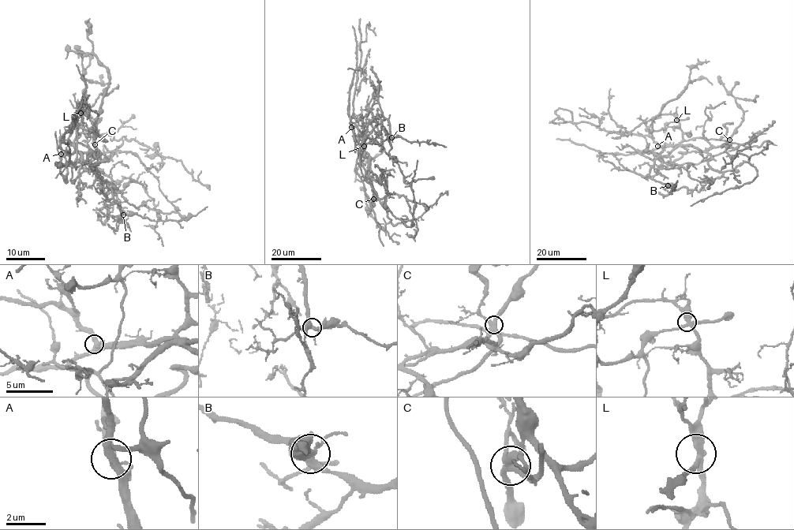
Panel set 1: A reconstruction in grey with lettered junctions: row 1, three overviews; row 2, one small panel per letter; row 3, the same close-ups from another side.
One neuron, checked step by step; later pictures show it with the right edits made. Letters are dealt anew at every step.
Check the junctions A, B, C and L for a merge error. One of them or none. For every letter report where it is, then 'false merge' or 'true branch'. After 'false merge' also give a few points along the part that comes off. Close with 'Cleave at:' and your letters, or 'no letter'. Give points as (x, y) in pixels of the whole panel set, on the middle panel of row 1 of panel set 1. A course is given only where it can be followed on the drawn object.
A: at (351, 127); true branch
B: at (391, 137); true branch
C: at (373, 199); true branch
L: at (364, 146); true branch
Cleave at: no letter

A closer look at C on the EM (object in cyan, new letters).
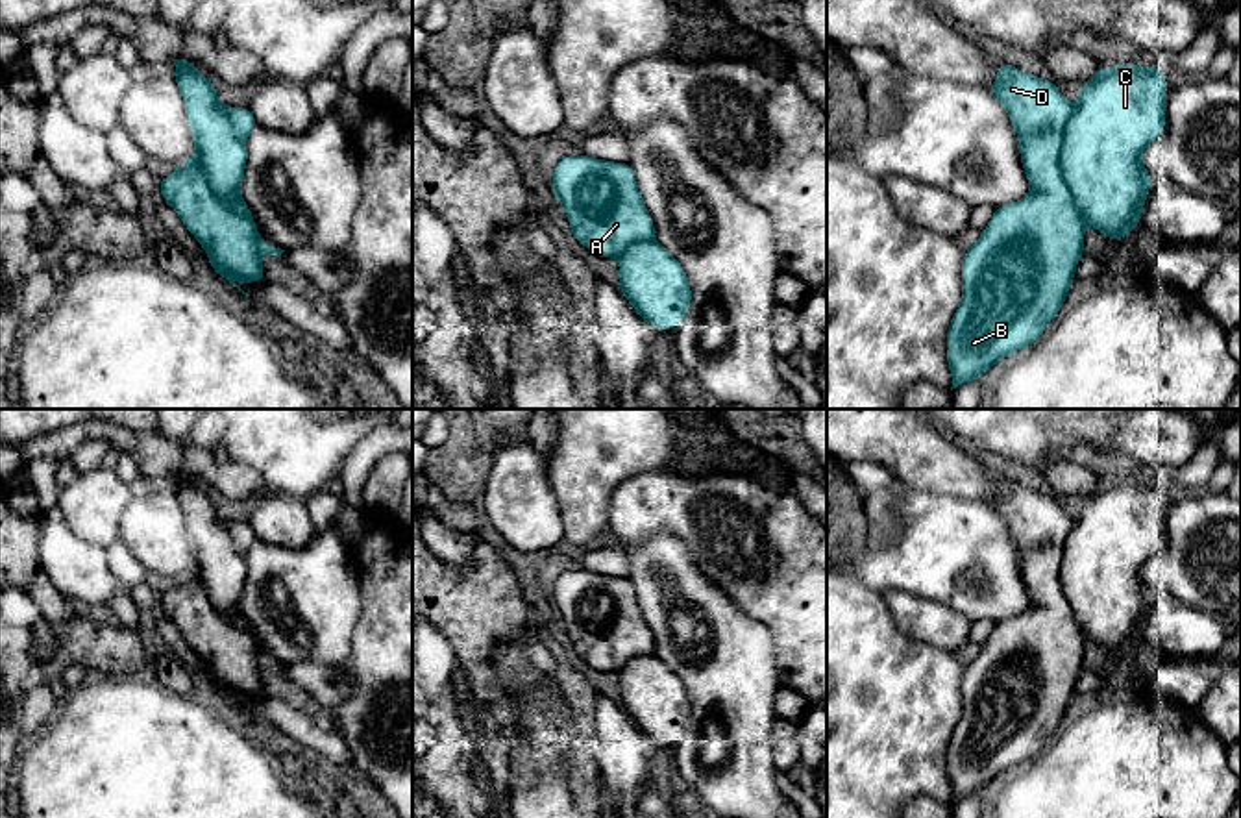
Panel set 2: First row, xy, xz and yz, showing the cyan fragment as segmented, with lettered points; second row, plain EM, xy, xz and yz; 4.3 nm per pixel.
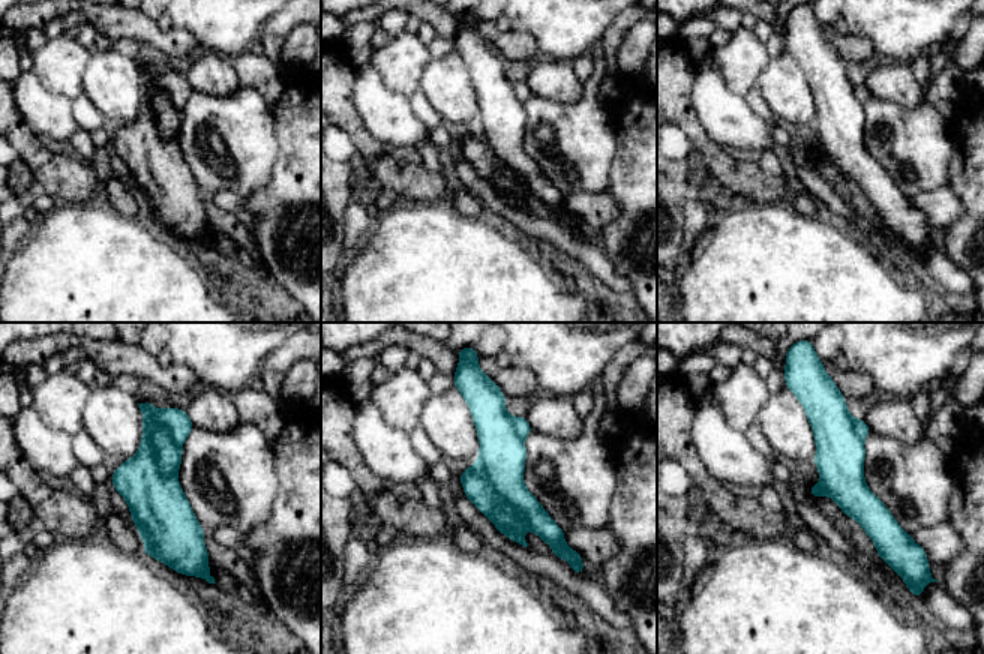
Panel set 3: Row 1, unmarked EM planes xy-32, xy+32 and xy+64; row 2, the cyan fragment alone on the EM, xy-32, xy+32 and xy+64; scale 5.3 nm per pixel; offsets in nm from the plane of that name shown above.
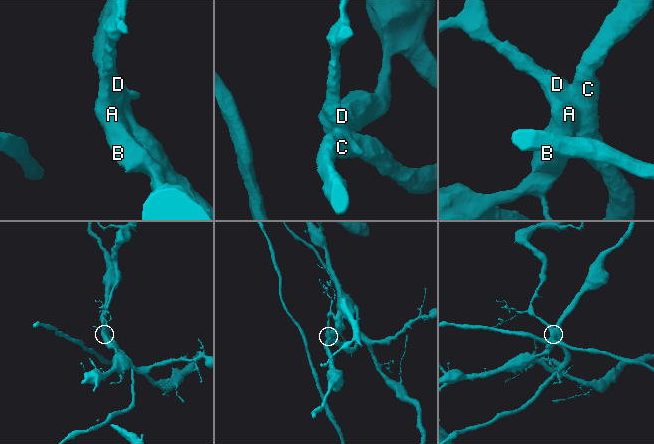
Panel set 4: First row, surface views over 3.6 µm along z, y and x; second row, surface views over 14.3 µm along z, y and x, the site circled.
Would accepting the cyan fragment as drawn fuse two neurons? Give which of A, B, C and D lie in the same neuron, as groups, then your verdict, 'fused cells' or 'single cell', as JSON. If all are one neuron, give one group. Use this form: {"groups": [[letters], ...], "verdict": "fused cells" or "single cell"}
{"groups": [["A", "B", "C", "D"]], "verdict": "single cell"}

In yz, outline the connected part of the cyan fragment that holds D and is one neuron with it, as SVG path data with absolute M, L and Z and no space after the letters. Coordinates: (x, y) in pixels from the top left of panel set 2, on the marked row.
M1006 61L986 89L1001 102L1019 137L1021 163L1030 192L1001 205L962 263L962 304L947 331L947 361L952 389L982 379L1015 350L1041 337L1062 309L1084 254L1084 228L1089 224L1110 241L1119 241L1141 224L1141 211L1152 178L1143 152L1165 130L1167 85L1163 68L1141 65L1100 67L1078 85L1080 104L1073 107L1060 89Z

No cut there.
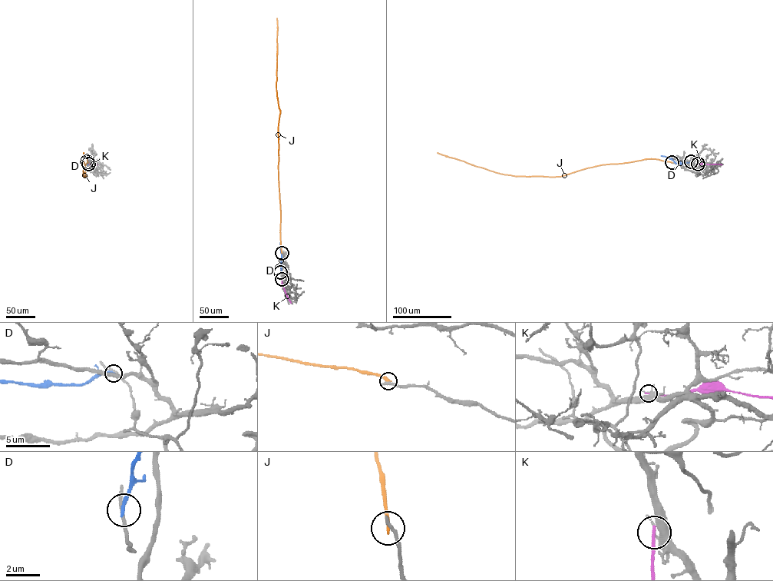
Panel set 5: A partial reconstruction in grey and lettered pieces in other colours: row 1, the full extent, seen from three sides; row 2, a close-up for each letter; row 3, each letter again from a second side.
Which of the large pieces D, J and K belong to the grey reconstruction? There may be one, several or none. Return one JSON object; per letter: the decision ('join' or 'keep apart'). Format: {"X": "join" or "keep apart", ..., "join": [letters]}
{"D": "keep apart", "J": "keep apart", "K": "keep apart", "join": []}

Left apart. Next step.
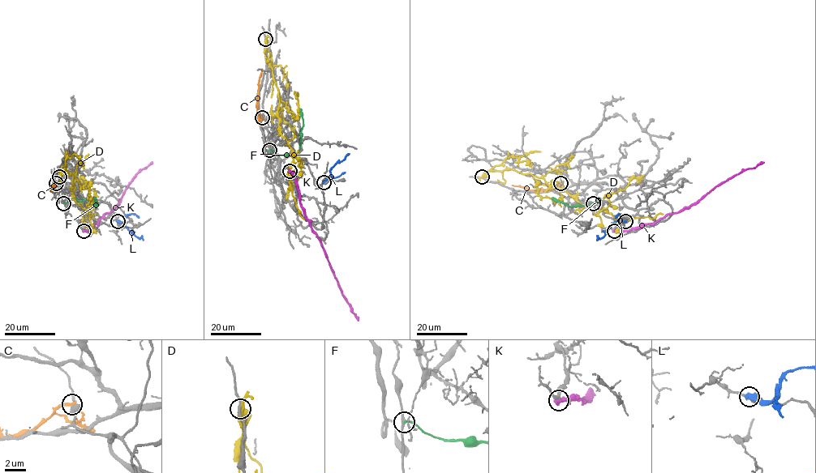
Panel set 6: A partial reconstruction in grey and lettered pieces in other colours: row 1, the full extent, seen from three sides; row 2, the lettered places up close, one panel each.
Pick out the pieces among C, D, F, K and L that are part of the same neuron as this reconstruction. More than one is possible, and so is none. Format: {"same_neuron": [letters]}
{"same_neuron": ["F"]}

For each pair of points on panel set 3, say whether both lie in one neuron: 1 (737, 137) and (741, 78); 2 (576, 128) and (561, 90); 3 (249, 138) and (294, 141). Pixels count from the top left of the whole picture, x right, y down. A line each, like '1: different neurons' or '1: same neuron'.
1: different neurons
2: different neurons
3: different neurons

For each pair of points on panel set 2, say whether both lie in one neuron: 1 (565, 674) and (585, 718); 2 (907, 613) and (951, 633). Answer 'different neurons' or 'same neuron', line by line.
1: same neuron
2: same neuron

